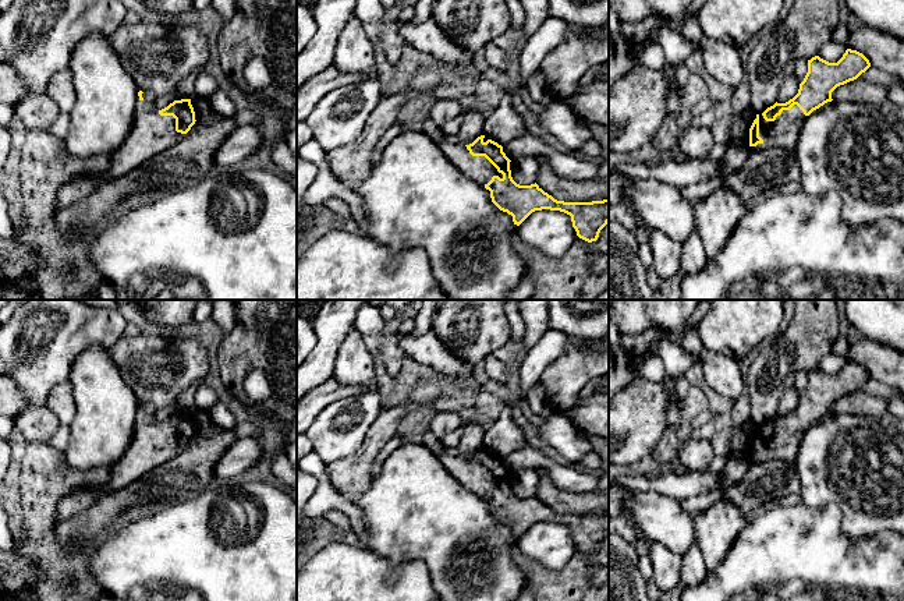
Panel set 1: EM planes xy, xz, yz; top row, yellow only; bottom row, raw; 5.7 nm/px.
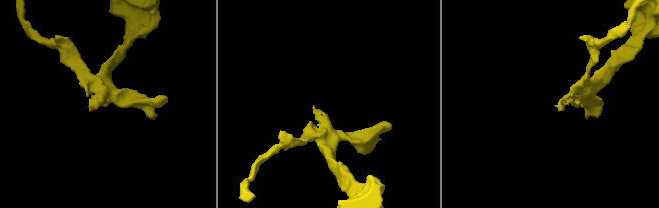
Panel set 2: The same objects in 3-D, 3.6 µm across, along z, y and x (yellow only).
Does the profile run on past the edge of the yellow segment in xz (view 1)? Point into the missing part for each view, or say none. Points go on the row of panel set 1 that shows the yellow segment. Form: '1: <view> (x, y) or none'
1: xz (479, 169)

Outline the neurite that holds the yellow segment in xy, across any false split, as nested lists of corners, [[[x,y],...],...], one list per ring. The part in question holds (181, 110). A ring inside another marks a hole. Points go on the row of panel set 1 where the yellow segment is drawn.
[[[142,91],[138,92],[139,100],[137,102],[135,117],[131,131],[125,138],[124,144],[111,155],[109,170],[98,176],[81,176],[63,184],[56,194],[56,205],[59,211],[82,199],[85,195],[95,191],[100,185],[130,173],[148,159],[170,149],[180,139],[182,139],[195,124],[196,120],[191,99],[174,100],[167,107],[160,110],[153,103],[146,102],[142,98],[142,93]]]

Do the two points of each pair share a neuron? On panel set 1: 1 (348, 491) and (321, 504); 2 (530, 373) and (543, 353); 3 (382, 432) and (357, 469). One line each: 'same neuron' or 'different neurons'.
1: different neurons
2: same neuron
3: same neuron

